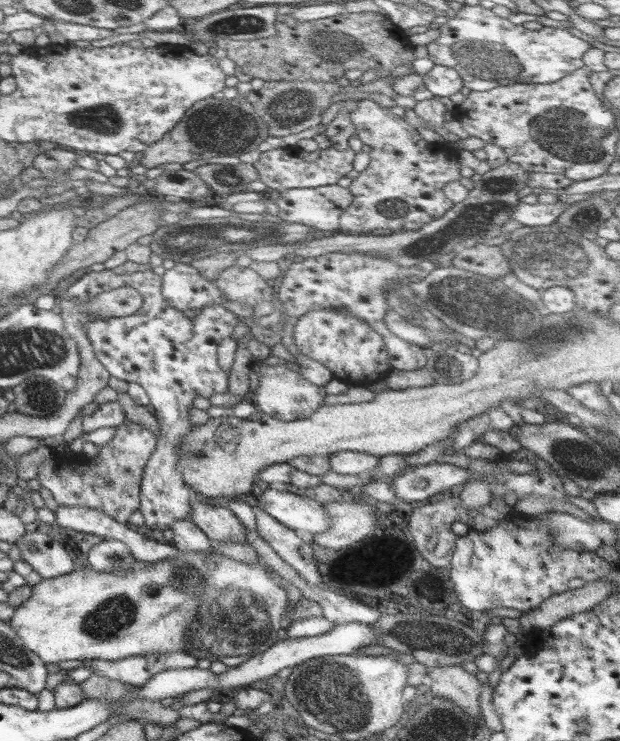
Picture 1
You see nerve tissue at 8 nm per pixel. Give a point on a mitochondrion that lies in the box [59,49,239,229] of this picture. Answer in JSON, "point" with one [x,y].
{"point":[103,120]}

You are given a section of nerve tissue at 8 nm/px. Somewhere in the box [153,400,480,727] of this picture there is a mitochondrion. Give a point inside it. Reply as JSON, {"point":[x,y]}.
{"point":[231,629]}

